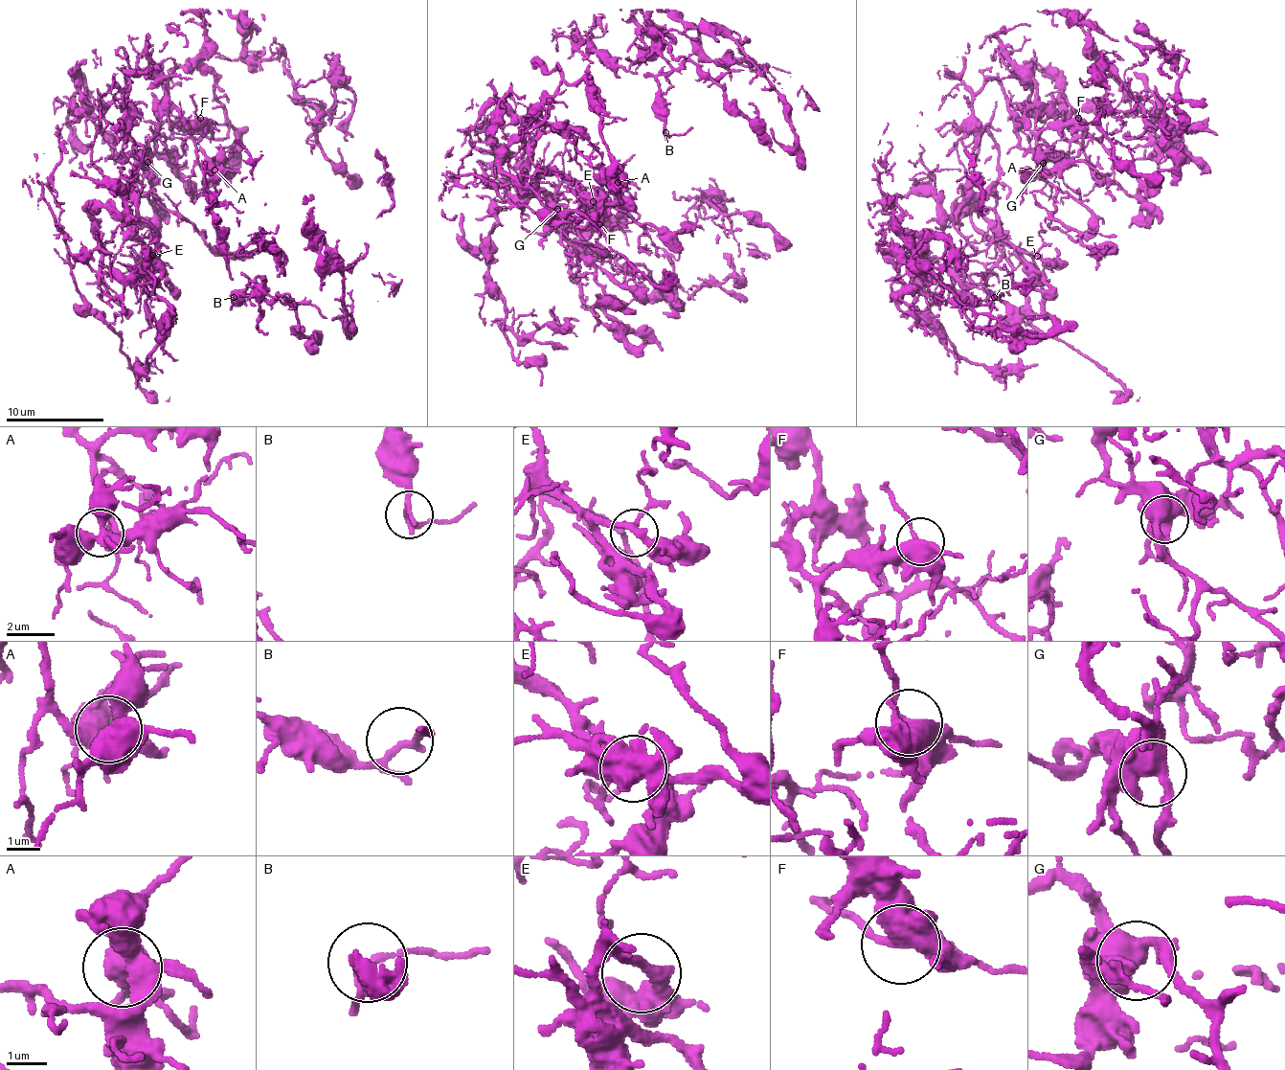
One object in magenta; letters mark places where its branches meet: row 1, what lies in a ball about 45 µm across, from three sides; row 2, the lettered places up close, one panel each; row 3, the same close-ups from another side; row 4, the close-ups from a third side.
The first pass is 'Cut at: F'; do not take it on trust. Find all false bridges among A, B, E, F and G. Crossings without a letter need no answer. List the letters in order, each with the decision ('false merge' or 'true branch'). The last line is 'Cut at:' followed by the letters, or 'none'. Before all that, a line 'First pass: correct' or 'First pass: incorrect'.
First pass: incorrect
A: true branch
B: true branch
E: true branch
F: true branch
G: true branch
Cut at: none

